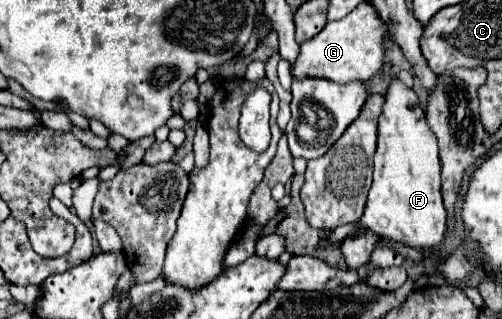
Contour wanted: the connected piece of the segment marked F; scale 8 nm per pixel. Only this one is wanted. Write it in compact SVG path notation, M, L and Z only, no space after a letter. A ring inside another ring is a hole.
M392 79L384 93L384 109L378 119L378 149L374 153L374 181L368 193L368 203L362 221L342 225L333 230L328 236L331 243L341 242L355 229L372 229L386 239L400 241L402 245L416 249L430 249L444 239L446 233L446 209L440 193L440 157L438 145L408 145L408 141L436 141L436 135L428 127L426 115L418 103L418 95L414 89L406 87L402 81Z

